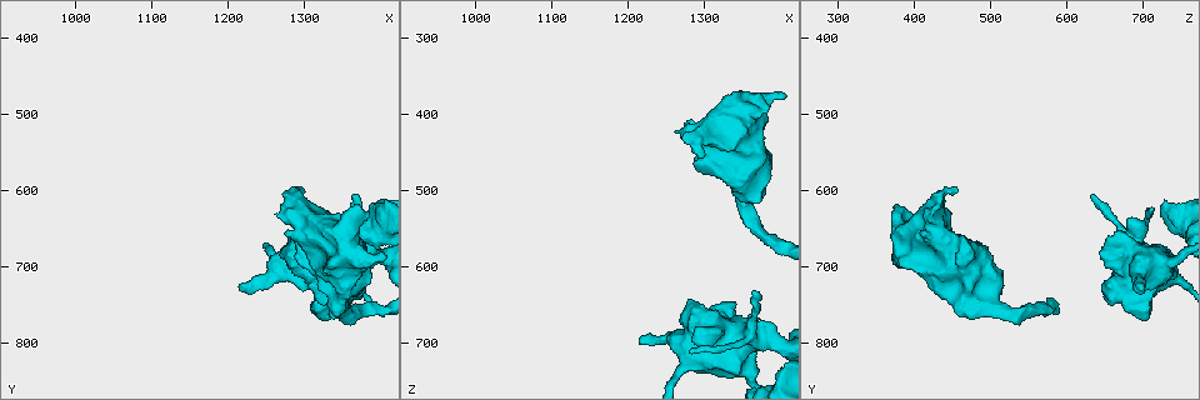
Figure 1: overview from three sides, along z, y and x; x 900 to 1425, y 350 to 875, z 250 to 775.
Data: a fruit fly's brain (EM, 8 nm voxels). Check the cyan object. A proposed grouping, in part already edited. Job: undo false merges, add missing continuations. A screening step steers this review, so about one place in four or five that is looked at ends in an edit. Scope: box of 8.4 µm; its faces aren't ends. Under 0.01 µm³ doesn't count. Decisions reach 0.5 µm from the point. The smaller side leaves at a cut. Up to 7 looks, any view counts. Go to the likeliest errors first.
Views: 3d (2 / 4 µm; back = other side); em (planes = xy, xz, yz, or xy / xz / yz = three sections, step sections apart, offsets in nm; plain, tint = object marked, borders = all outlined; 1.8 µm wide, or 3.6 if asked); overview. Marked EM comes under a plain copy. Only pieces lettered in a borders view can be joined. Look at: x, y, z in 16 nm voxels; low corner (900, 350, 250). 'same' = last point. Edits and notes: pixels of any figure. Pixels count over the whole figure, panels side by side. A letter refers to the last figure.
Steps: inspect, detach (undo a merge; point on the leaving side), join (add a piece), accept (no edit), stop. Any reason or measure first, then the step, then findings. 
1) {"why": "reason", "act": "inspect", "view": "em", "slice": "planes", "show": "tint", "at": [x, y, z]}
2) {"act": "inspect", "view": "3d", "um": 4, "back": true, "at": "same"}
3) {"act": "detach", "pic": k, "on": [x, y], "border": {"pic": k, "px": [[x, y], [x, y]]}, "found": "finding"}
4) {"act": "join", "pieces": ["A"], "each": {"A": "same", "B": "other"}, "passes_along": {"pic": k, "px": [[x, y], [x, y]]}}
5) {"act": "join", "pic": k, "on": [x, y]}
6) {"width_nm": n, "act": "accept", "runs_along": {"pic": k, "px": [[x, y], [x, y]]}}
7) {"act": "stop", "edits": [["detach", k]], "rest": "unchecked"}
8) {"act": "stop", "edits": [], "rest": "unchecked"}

{"why": "branch stops here", "act": "inspect", "view": "em", "slice": "planes", "show": "borders", "at": [1210, 725, 700]}

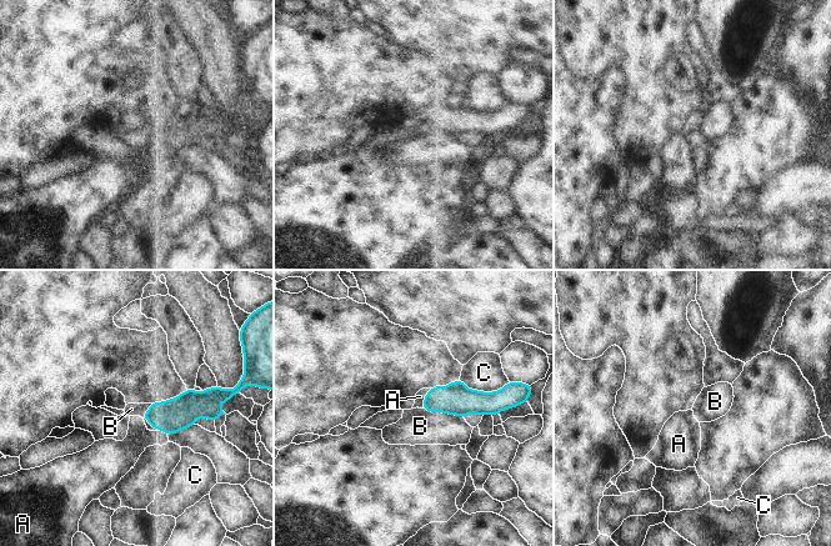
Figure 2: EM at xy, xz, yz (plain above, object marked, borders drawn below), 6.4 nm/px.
{"width_nm": 150, "act": "join", "pieces": ["A"], "each": {"A": "same", "B": "other", "C": "other"}, "passes_along": {"pic": 2, "px": [[455, 399], [425, 399], [420, 396]]}, "found": "the neuron continues"}

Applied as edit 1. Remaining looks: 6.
{"why": "free end", "act": "inspect", "view": "em", "slice": "yz", "step": 8, "show": "tint", "at": [1365, 605, 635]}

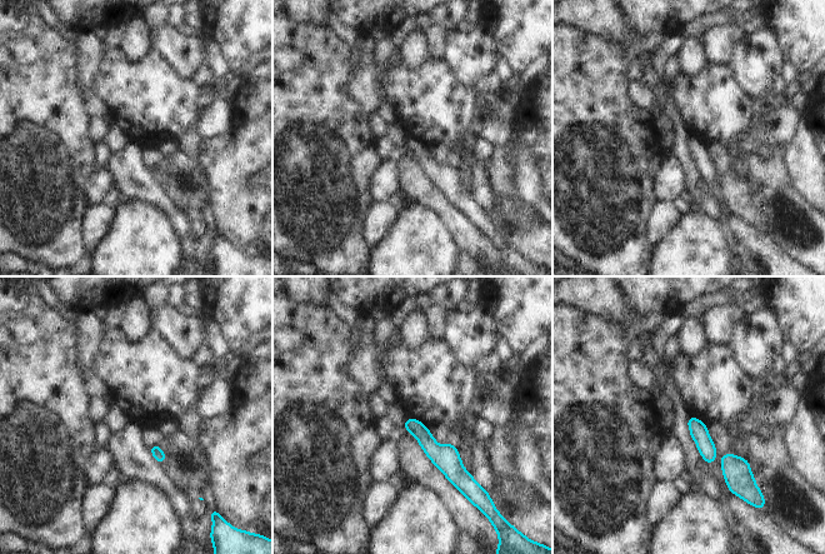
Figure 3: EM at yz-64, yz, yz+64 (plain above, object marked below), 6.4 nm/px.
{"act": "inspect", "view": "em", "slice": "planes", "show": "borders", "at": "same"}

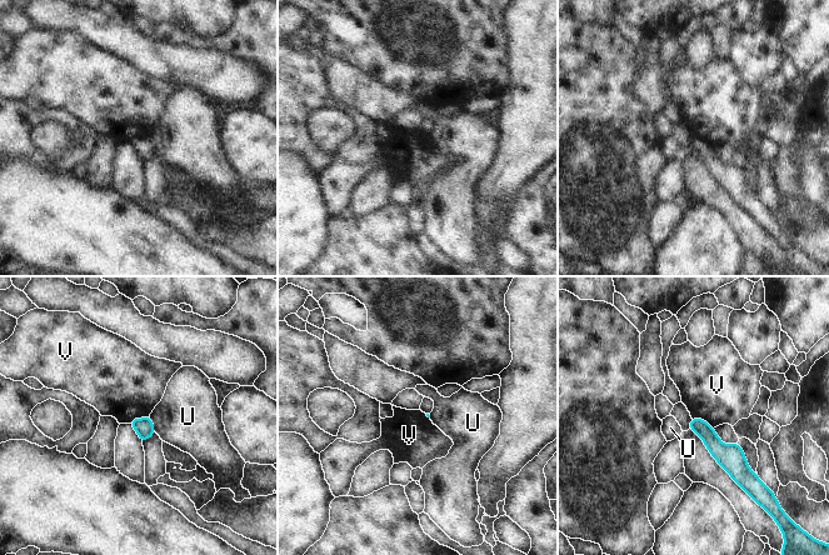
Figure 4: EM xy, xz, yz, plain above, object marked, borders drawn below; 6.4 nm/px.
{"act": "accept", "each": {"U": "other", "V": "other"}, "runs_along": {"pic": 4, "px": [[694, 421], [745, 474]]}, "found": "no lettered piece goes on from it"}

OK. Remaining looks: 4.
{"act": "inspect", "view": "3d", "um": 2, "at": [1370, 620, 375]}

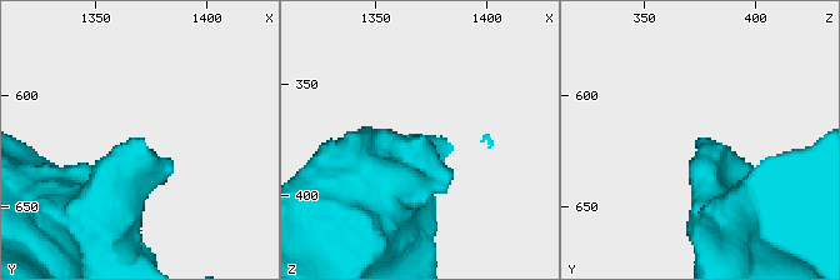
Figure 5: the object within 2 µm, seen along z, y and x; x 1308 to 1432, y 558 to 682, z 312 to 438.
{"why": "need the tissue", "act": "inspect", "view": "em", "slice": "xz", "step": 16, "show": "borders", "at": [1369, 618, 374]}

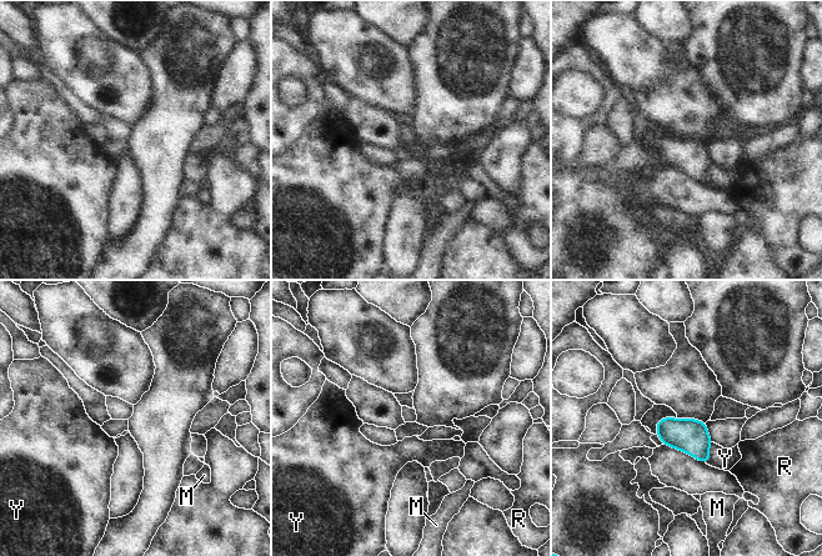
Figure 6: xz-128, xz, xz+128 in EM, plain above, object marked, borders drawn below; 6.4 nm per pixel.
{"why": "cut it another way", "act": "inspect", "view": "em", "slice": "planes", "show": "borders", "at": "same"}

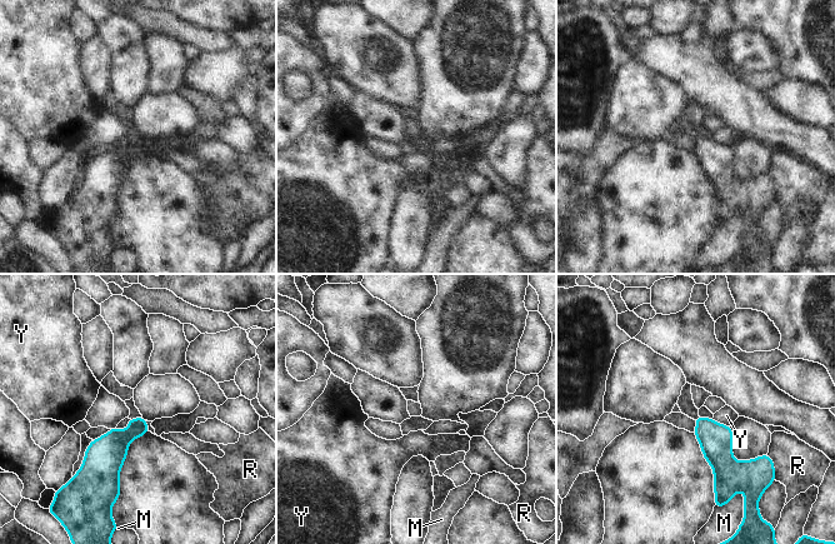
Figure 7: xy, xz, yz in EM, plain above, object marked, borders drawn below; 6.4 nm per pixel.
{"act": "accept", "each": {"M": "other", "R": "other", "Y": "other"}, "border": {"pic": 7, "px": [[713, 418], [718, 423], [729, 427]]}, "found": "no lettered piece goes on from it"}

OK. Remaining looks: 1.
{"act": "stop", "edits": [["join", 2]], "rest": "unchecked"}

